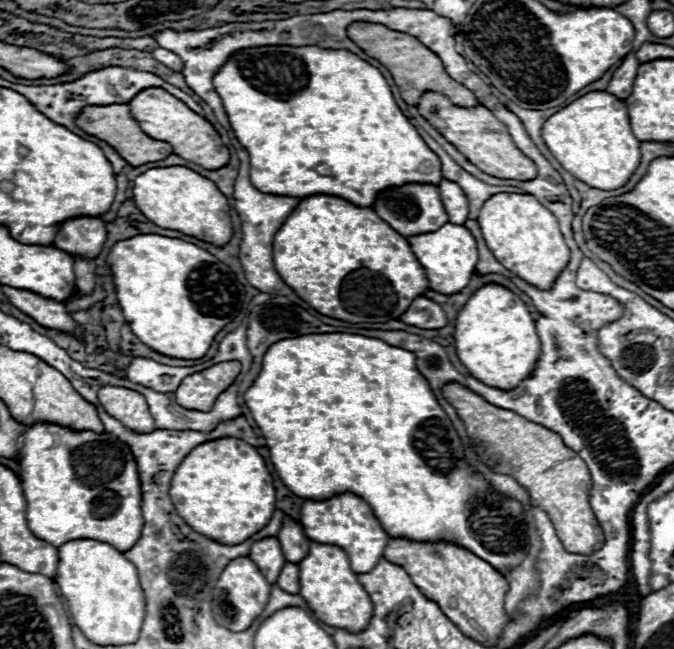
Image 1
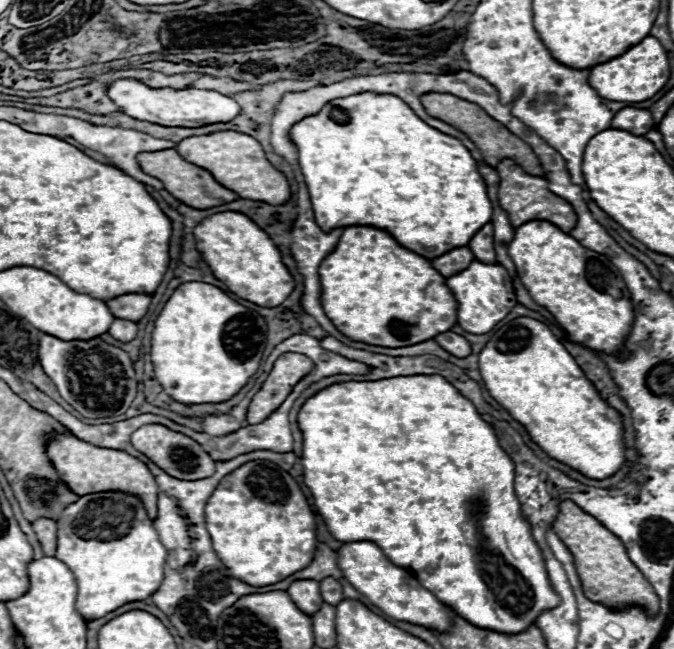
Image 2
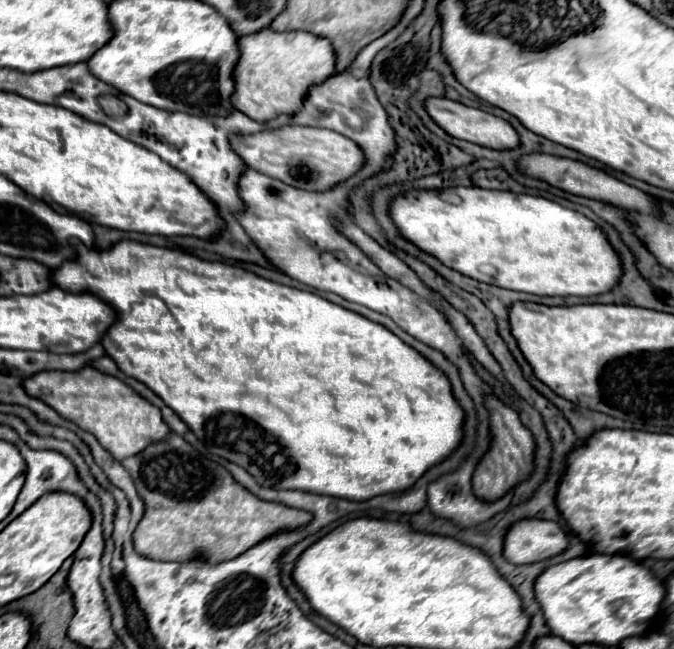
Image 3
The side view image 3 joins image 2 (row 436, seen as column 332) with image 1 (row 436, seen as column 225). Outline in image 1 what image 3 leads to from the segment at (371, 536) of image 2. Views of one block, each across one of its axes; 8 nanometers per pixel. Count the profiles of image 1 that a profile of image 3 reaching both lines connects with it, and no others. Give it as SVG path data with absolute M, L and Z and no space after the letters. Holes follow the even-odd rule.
M304 334L274 342L262 358L262 370L244 392L246 406L266 438L280 480L308 500L354 492L366 500L388 536L420 542L450 540L474 550L498 572L518 566L528 550L522 504L504 498L464 460L462 442L416 368L416 354L360 334Z

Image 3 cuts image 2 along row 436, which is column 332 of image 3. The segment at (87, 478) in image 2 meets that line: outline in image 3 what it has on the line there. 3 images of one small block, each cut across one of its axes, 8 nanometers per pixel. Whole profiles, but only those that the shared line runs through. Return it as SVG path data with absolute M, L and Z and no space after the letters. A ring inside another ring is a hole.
M272 28L258 34L242 36L240 62L234 72L236 90L232 104L252 120L264 124L280 114L296 114L302 108L306 90L318 82L336 74L334 50L326 38L318 38L310 32L276 32Z

